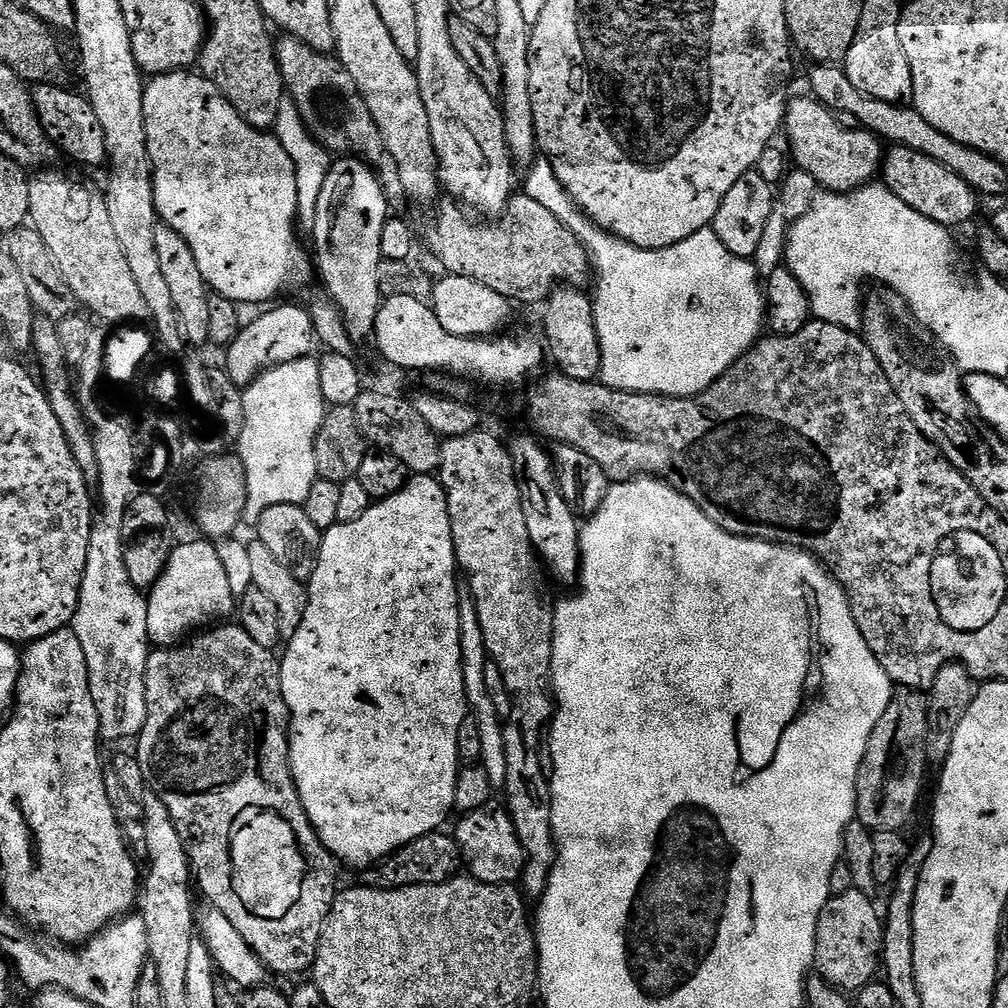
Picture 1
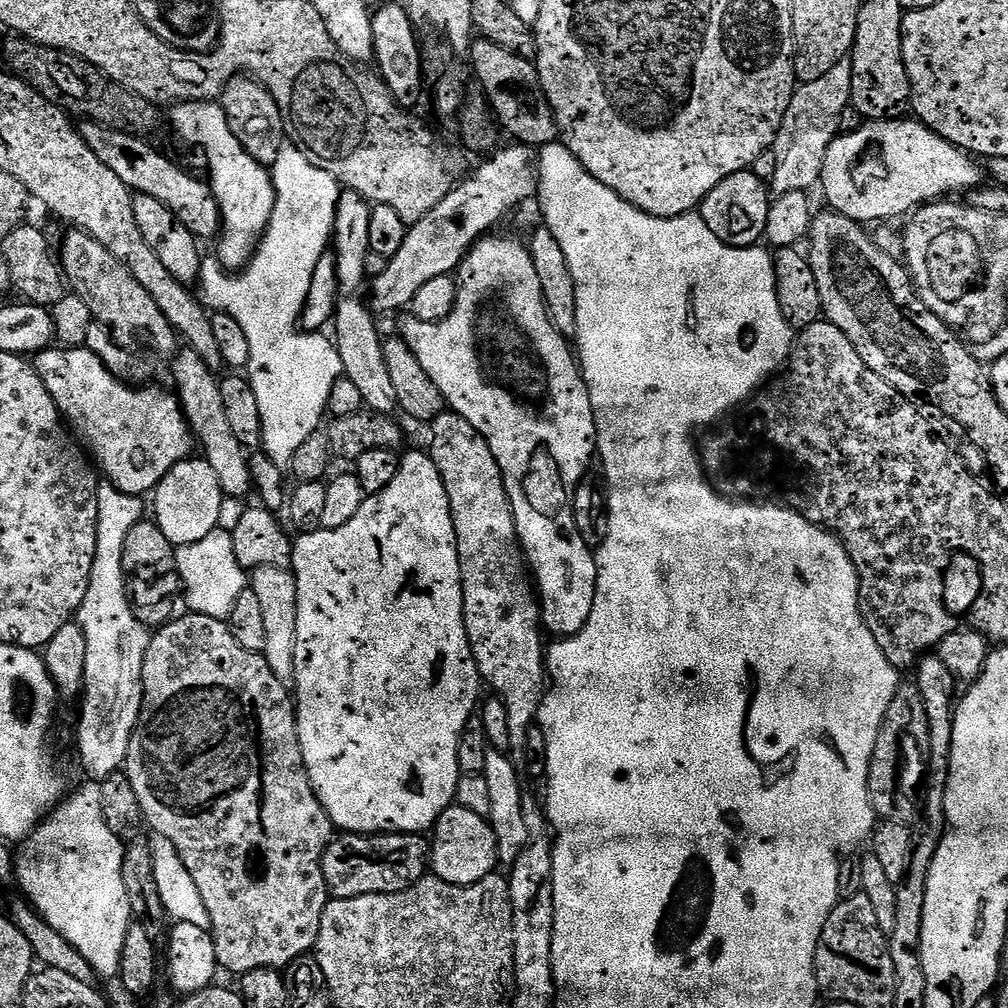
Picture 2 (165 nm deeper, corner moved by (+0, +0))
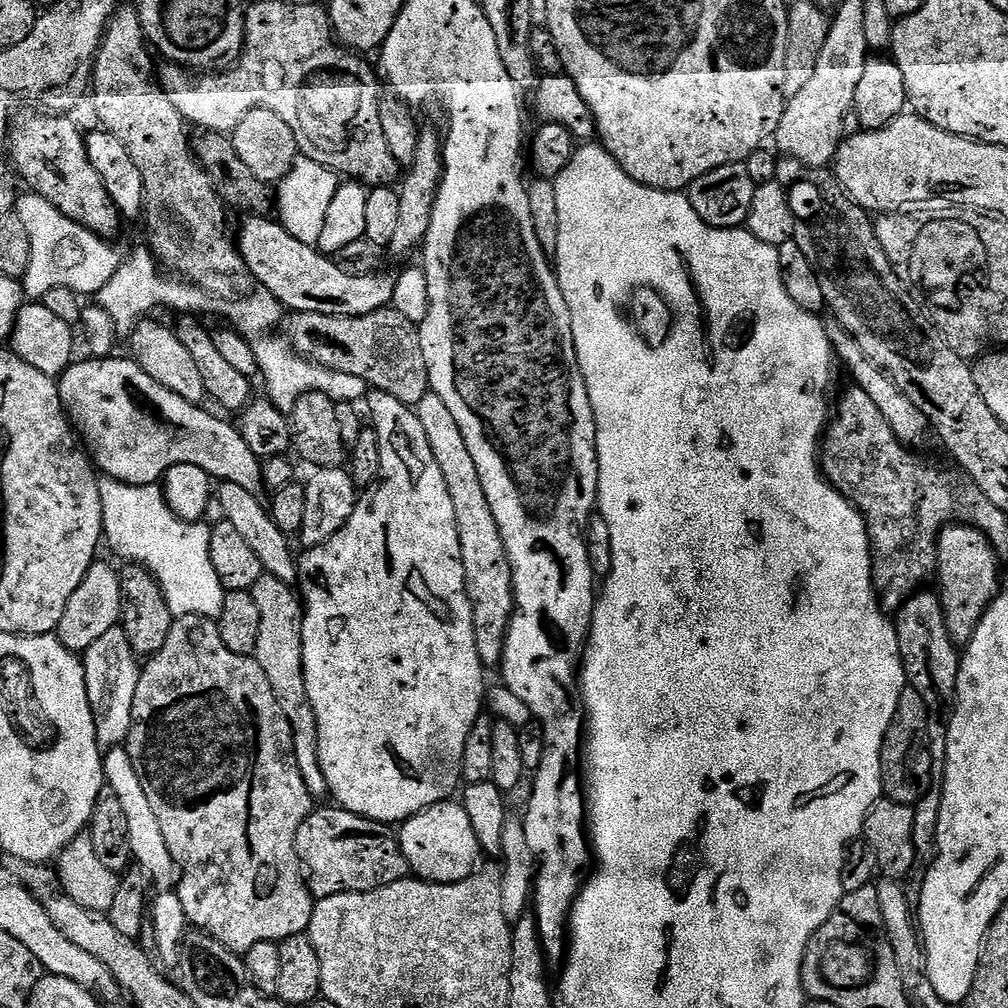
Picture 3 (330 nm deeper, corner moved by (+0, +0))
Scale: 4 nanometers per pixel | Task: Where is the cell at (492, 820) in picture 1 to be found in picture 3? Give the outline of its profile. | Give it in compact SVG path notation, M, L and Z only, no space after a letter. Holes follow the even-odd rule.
M452 803L430 806L425 812L419 812L399 825L398 839L402 854L413 877L428 880L432 884L453 884L462 882L477 871L482 853L478 837L474 835L474 826L463 803Z

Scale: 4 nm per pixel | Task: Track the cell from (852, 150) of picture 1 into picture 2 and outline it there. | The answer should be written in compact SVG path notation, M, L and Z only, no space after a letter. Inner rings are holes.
M901 118L899 120L870 120L861 123L861 128L857 132L845 131L843 134L837 134L830 146L826 150L826 160L822 162L822 174L820 175L820 183L818 185L819 191L824 191L824 196L828 199L827 207L831 211L836 212L840 216L845 216L851 220L856 221L861 226L869 226L875 220L884 220L880 222L892 222L895 216L907 217L913 210L921 207L921 205L930 204L939 201L941 198L948 198L951 192L965 192L965 194L971 193L973 190L981 187L982 181L980 181L980 172L982 176L982 168L980 168L975 159L969 153L956 148L950 142L946 142L946 138L942 138L938 134L934 134L934 130L930 130L925 124L920 123L915 118Z

